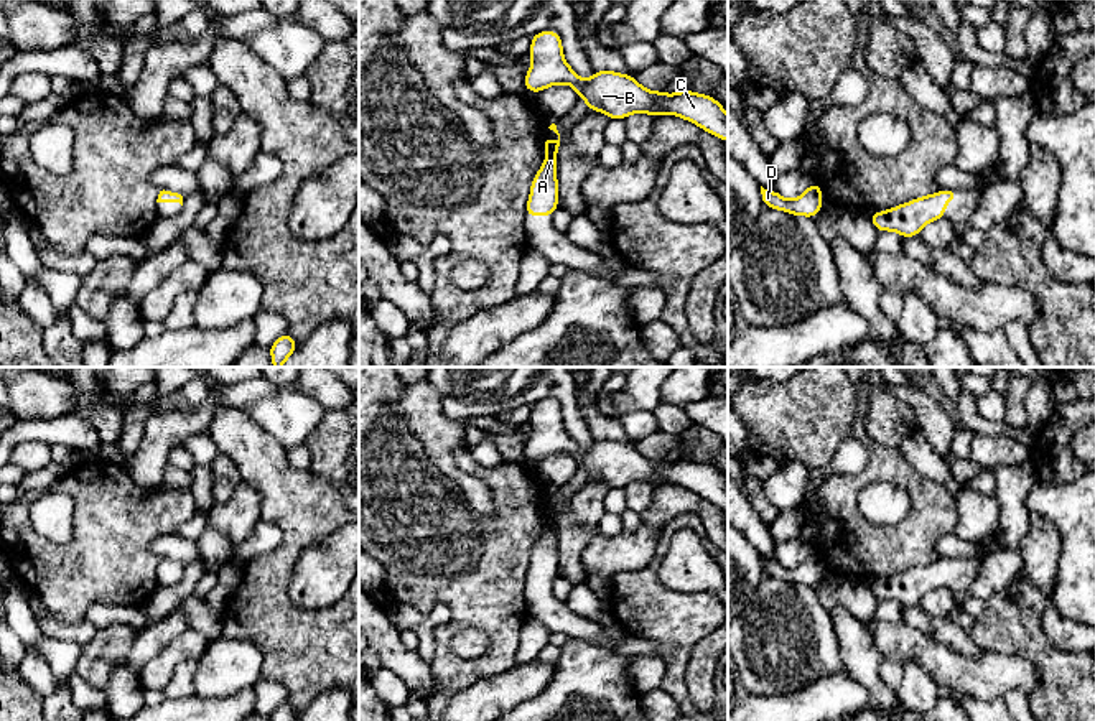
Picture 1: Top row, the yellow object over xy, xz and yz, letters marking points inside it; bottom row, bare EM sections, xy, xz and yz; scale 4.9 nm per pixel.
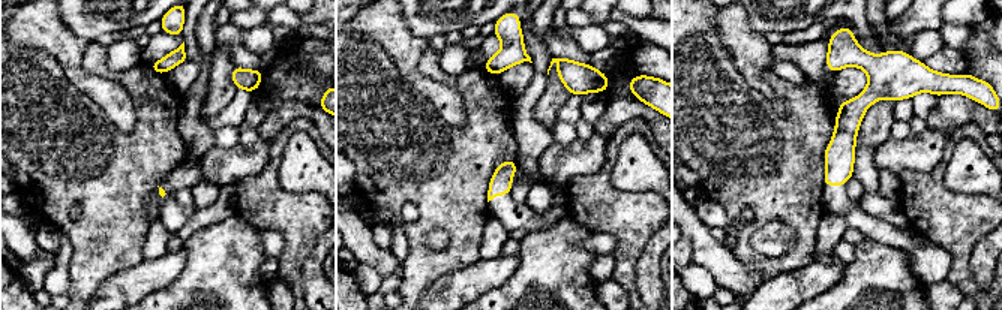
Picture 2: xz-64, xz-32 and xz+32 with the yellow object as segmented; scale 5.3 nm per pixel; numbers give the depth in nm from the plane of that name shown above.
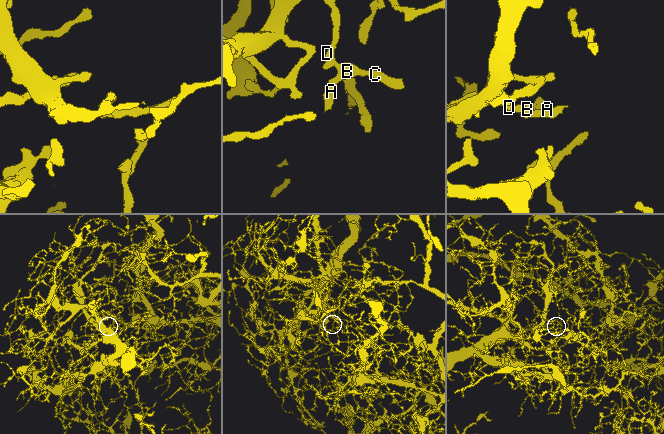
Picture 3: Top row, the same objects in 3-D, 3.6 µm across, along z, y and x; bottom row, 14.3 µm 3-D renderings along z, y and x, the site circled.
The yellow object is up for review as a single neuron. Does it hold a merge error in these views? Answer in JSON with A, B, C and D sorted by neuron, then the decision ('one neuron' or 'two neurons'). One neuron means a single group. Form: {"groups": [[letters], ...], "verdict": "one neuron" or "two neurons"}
{"groups": [["A", "B", "C", "D"]], "verdict": "one neuron"}

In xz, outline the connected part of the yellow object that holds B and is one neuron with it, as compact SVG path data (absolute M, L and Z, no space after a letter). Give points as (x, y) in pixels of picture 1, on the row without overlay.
M552 398L532 405L529 423L532 425L532 436L525 443L524 454L534 463L555 453L570 453L578 466L586 469L588 481L601 479L609 489L626 487L636 481L652 486L678 484L728 510L725 476L706 463L695 463L687 456L678 463L647 459L632 444L614 440L593 441L583 451L566 433L561 407Z

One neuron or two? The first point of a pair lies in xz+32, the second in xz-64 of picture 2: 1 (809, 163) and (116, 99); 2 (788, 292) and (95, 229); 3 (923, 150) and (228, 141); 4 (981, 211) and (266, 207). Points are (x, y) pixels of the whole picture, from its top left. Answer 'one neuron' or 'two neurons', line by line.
1: two neurons
2: two neurons
3: two neurons
4: one neuron

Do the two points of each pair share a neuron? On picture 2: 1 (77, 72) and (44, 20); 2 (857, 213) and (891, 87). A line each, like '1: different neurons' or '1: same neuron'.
1: same neuron
2: same neuron

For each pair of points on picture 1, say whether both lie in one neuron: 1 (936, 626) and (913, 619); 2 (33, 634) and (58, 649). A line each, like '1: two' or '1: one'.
1: one
2: one

